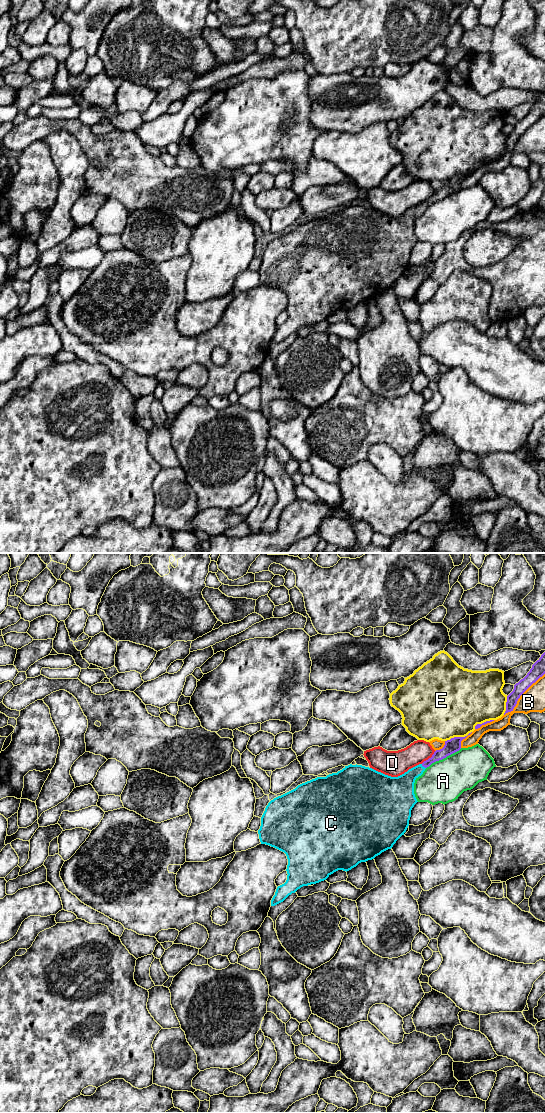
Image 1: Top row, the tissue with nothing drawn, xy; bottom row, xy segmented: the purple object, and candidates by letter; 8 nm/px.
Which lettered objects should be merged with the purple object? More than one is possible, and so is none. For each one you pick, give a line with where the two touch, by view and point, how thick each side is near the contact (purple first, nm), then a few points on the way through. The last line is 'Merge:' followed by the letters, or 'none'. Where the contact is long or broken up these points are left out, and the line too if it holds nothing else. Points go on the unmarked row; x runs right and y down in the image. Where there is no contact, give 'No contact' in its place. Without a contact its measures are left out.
C: Touches purple at xy (423, 206). Thickness 90 nm (purple) against 200 nm. Path across: xy (448, 189), (423, 206), (401, 228)
Merge: C

